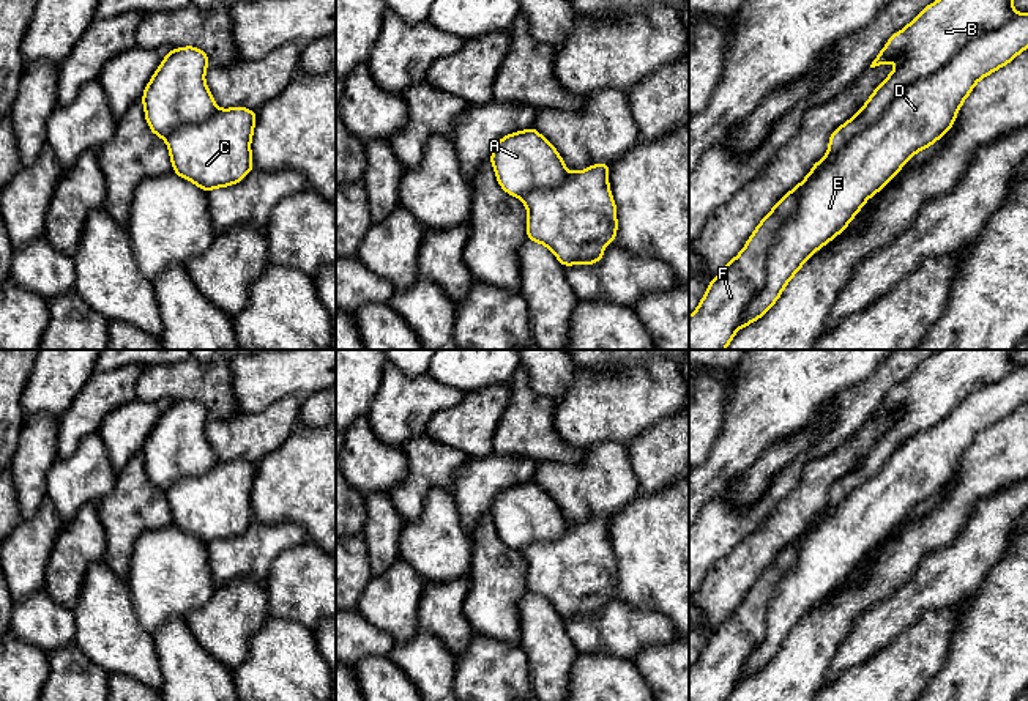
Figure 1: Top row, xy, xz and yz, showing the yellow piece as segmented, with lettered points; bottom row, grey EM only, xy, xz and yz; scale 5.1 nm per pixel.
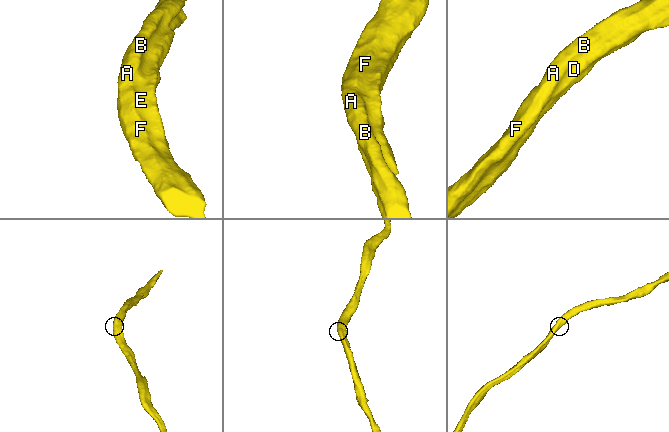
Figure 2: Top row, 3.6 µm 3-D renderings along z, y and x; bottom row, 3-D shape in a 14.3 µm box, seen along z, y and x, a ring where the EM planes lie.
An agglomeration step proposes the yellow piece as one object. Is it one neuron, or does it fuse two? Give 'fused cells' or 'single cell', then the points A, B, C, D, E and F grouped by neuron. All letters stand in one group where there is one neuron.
fused cells; groups A B F / C D E

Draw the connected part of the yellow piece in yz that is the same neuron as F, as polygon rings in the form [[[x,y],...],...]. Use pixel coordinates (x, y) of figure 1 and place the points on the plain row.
[[[799,537],[776,556],[743,603],[710,635],[689,669],[689,701],[725,701],[733,693],[749,655],[766,635],[768,606],[798,554]]]

